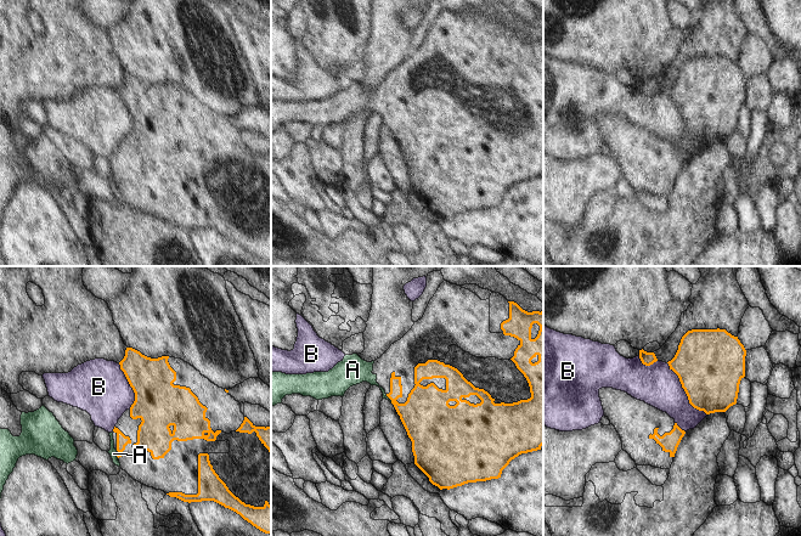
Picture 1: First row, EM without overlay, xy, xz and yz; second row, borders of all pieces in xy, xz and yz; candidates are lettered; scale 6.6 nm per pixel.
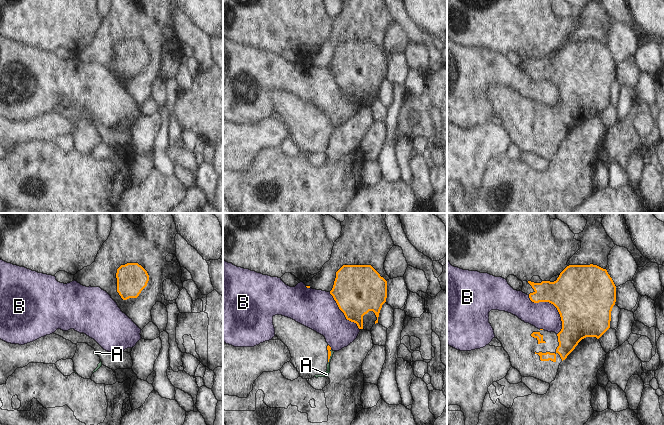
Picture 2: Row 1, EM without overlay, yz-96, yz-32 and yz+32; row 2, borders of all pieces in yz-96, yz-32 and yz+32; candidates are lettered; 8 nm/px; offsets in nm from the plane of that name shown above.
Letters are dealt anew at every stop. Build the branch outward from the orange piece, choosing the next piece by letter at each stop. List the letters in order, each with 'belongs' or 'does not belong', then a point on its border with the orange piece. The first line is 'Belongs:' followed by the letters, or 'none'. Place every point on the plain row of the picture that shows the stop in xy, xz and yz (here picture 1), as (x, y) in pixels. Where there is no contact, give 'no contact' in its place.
Belongs: A
A: belongs; meets orange in xz at (388, 124)
B: does not belong; meets orange in yz at (684, 118)

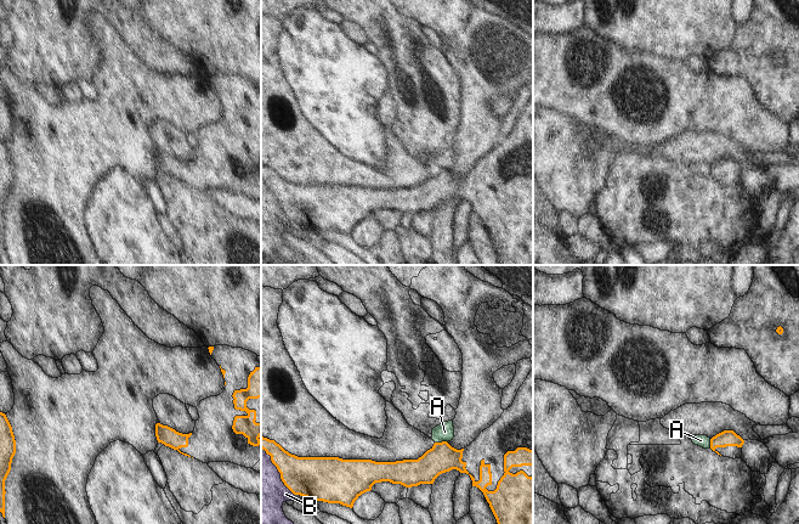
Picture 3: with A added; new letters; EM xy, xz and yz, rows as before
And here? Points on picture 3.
Belongs: none
A: does not belong; meets orange in xz at (442, 169)
B: does not belong; meets orange in xz at (278, 198)

